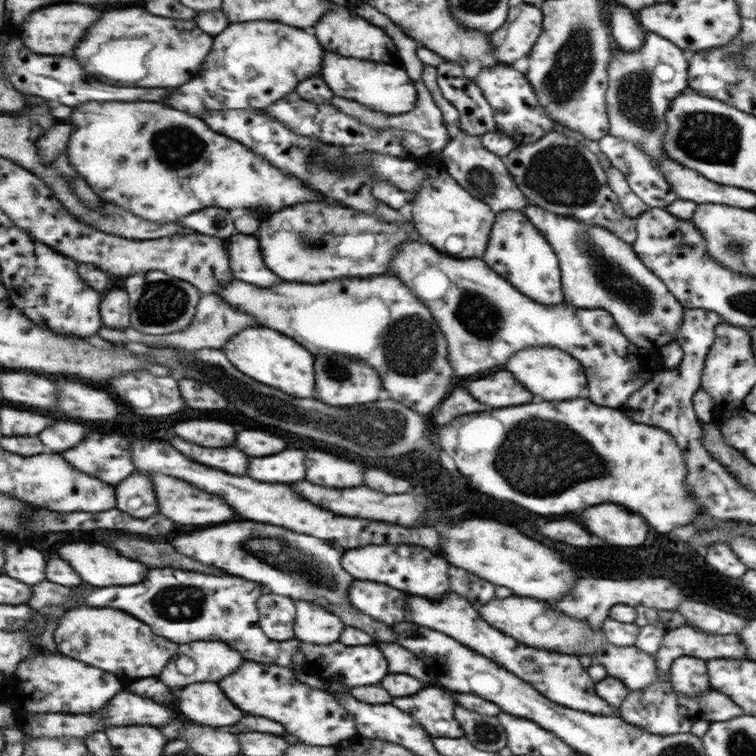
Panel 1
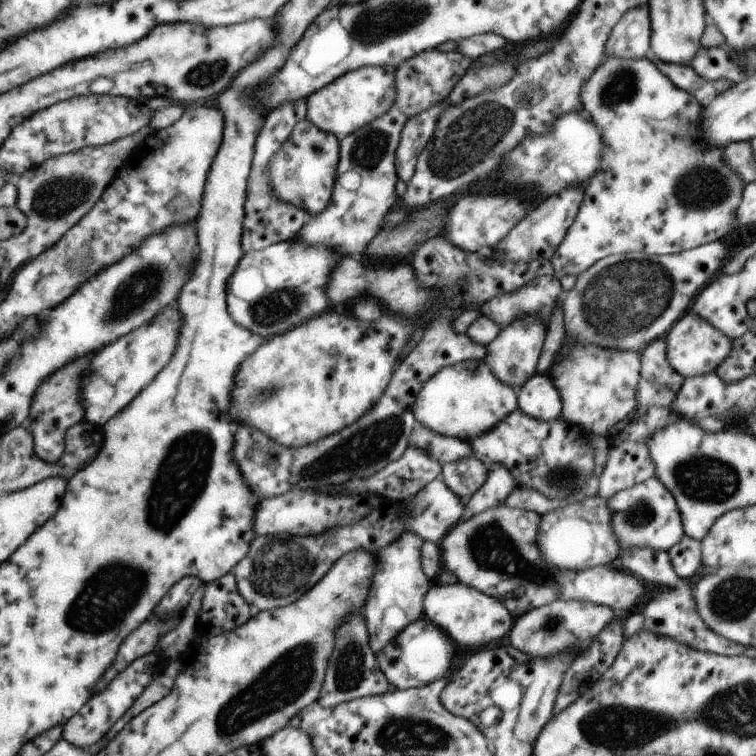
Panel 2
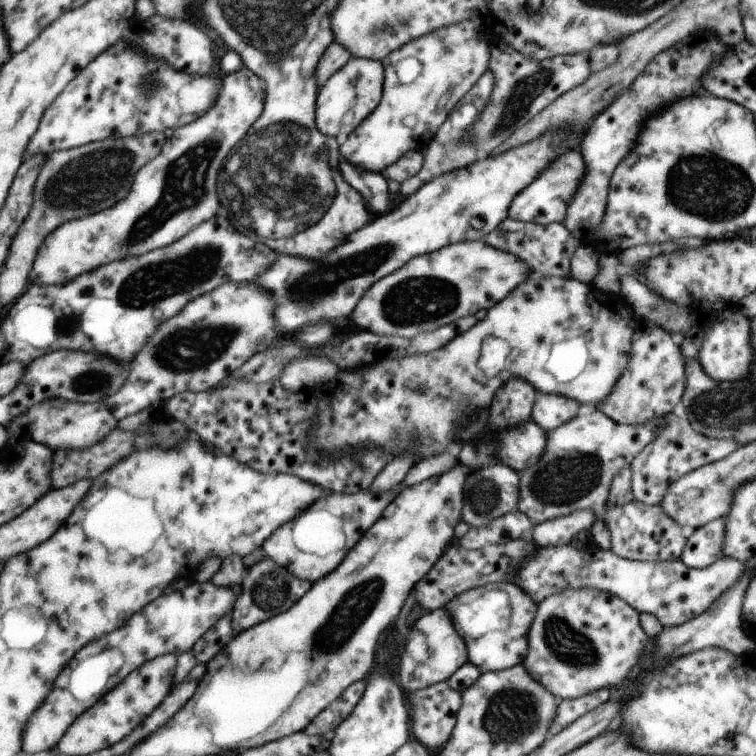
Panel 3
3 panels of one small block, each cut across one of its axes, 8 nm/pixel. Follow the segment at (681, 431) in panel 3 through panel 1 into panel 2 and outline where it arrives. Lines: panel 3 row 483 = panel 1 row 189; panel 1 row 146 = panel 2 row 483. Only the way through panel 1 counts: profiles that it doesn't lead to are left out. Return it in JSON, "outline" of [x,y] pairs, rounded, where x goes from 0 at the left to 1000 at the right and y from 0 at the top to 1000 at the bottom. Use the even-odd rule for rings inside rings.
{"outline":[[[843,538],[799,577],[806,589],[806,606],[792,630],[790,656],[804,660],[815,651],[831,647],[865,630],[865,614],[857,602],[854,585],[869,569],[893,561],[902,550],[890,538]]]}

